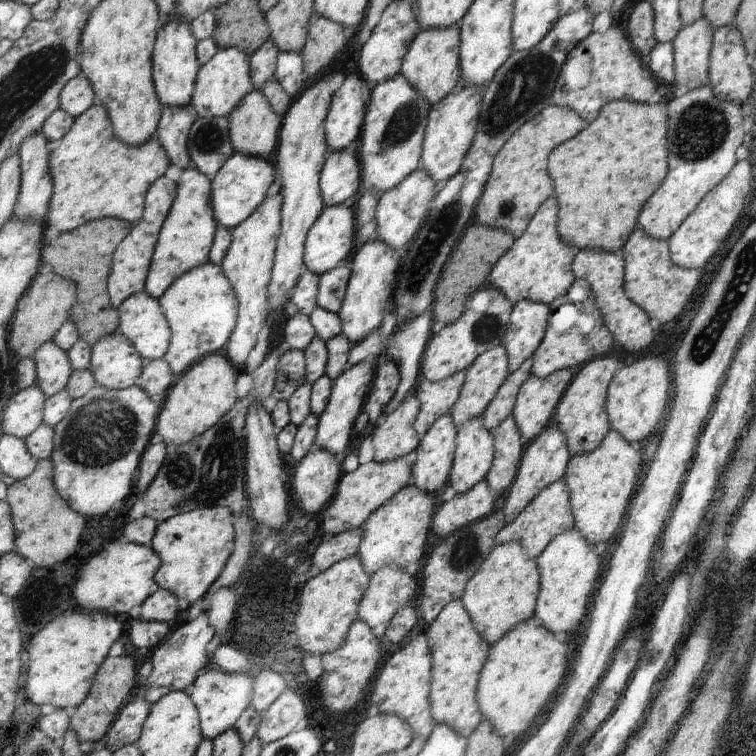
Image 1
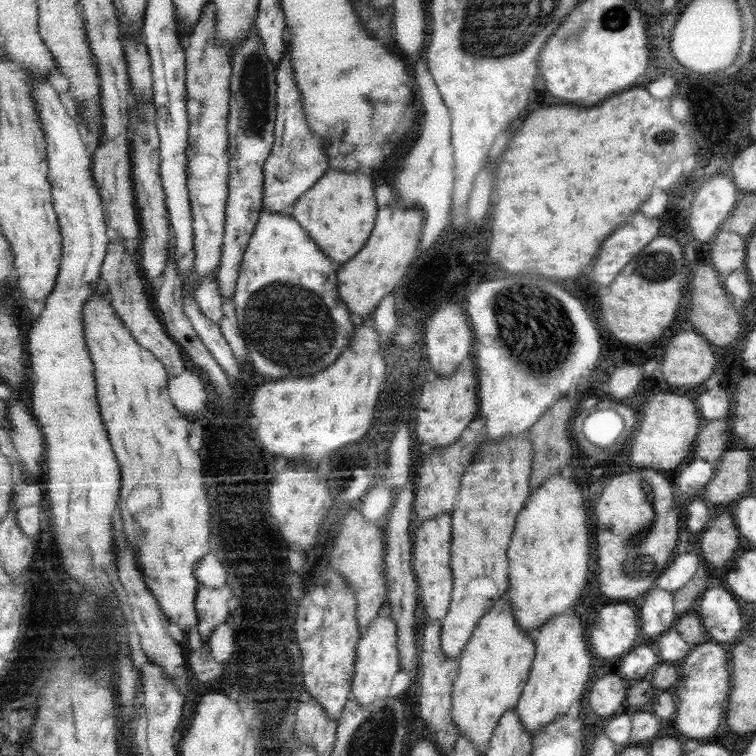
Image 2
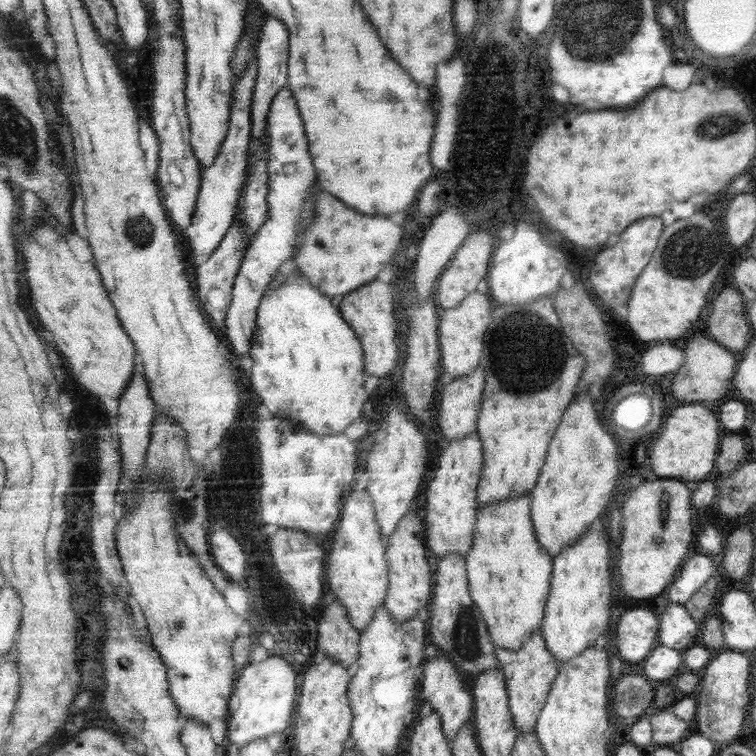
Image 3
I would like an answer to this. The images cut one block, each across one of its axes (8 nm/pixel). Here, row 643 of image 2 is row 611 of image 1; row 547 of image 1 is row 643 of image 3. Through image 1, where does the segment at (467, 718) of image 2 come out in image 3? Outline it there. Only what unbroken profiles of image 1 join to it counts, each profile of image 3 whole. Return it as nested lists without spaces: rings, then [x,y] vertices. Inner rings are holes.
[[[531,490],[522,494],[520,498],[508,498],[480,508],[474,544],[466,556],[471,596],[483,611],[483,617],[496,648],[505,647],[515,651],[521,649],[530,635],[536,632],[537,628],[542,627],[546,615],[554,576],[555,557],[538,540],[531,514],[533,502]]]

